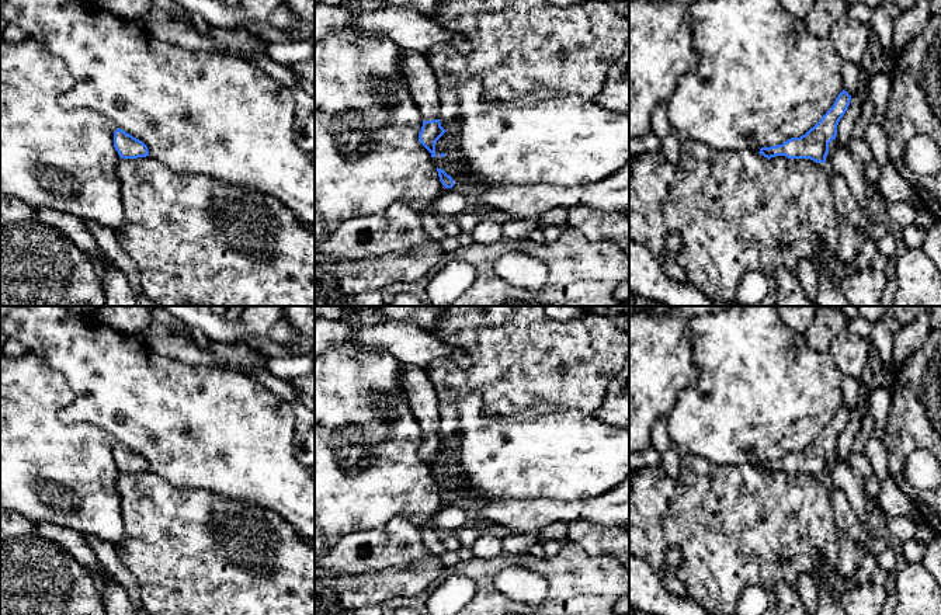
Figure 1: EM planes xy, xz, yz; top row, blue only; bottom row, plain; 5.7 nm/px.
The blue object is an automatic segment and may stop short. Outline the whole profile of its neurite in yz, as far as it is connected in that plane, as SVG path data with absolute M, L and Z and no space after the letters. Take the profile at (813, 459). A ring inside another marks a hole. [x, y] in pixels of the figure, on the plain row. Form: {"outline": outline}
{"outline": "M843 404L833 421L822 434L801 452L791 452L782 459L761 462L760 469L768 475L775 470L788 473L810 473L816 477L826 477L829 458L836 454L837 439L848 424L851 410Z"}

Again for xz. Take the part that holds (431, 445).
{"outline": "M402 364L399 378L410 409L419 421L423 441L420 458L435 472L435 458L447 447L438 434L440 404L427 368Z"}

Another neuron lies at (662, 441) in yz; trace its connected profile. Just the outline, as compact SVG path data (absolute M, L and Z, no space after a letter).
M660 418L653 427L652 448L660 454L662 469L671 477L680 476L681 455L669 435L667 418Z

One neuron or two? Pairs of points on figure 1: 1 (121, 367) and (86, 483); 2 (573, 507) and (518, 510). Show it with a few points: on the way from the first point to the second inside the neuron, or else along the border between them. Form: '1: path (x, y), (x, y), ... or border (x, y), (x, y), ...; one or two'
1: border (69, 423), (91, 423), (106, 430), (118, 441); two
2: path (559, 510), (532, 510); one

